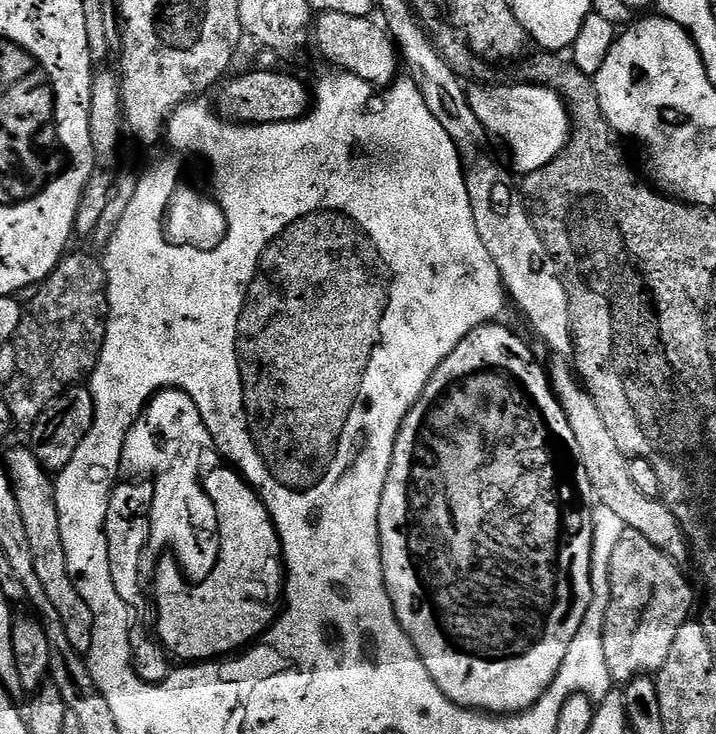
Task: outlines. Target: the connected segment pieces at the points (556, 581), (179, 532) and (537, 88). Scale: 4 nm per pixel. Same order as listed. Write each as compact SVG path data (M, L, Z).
M500 322L484 324L481 328L476 328L456 349L450 353L438 368L435 379L452 380L444 388L444 393L437 398L433 404L421 402L412 408L407 419L404 420L400 428L400 434L396 439L394 448L394 458L390 464L390 474L386 478L386 486L382 490L382 502L378 510L378 530L380 531L380 553L382 554L382 570L384 571L384 585L388 588L388 593L394 606L394 614L402 626L402 630L410 638L414 650L422 658L426 670L430 670L430 678L454 702L463 708L471 708L477 712L485 714L511 714L513 712L524 712L530 706L546 694L548 687L554 682L558 670L562 666L562 658L566 658L566 650L570 650L570 642L574 642L574 634L578 634L578 626L582 626L582 618L586 618L586 610L590 610L592 601L592 509L590 501L590 489L588 483L590 477L586 475L586 465L582 463L582 454L578 451L578 442L574 439L574 433L570 431L570 422L566 422L566 414L558 402L558 398L552 392L552 382L546 368L543 368L538 361L532 357L532 352L528 349L528 344L520 336L515 336L508 328L503 328Z
M178 388L167 389L148 401L148 407L134 422L124 447L124 464L136 471L133 473L147 474L154 478L154 506L152 529L148 539L149 549L153 553L156 551L156 554L171 553L178 561L181 572L192 582L199 582L208 577L214 570L220 553L218 514L210 498L204 493L202 483L202 469L205 467L204 451L212 447L212 436L208 433L208 427L198 406Z
M519 82L520 84L504 84L501 88L480 88L484 86L472 86L467 89L470 110L482 126L492 135L493 141L504 143L504 148L509 152L506 164L513 173L517 172L520 178L528 176L534 170L542 170L554 158L558 158L561 152L568 146L570 139L570 121L568 107L564 105L564 99L553 88L543 88L539 84Z

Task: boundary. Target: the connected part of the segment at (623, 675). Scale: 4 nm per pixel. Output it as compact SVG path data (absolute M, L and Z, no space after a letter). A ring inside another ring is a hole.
M624 529L622 538L614 546L614 553L611 555L611 600L603 626L606 668L610 671L613 683L625 684L636 676L654 674L666 662L675 635L689 621L691 617L689 614L691 610L693 613L695 605L692 588L682 572L683 569L676 561L662 554L648 538L643 537L636 530Z

